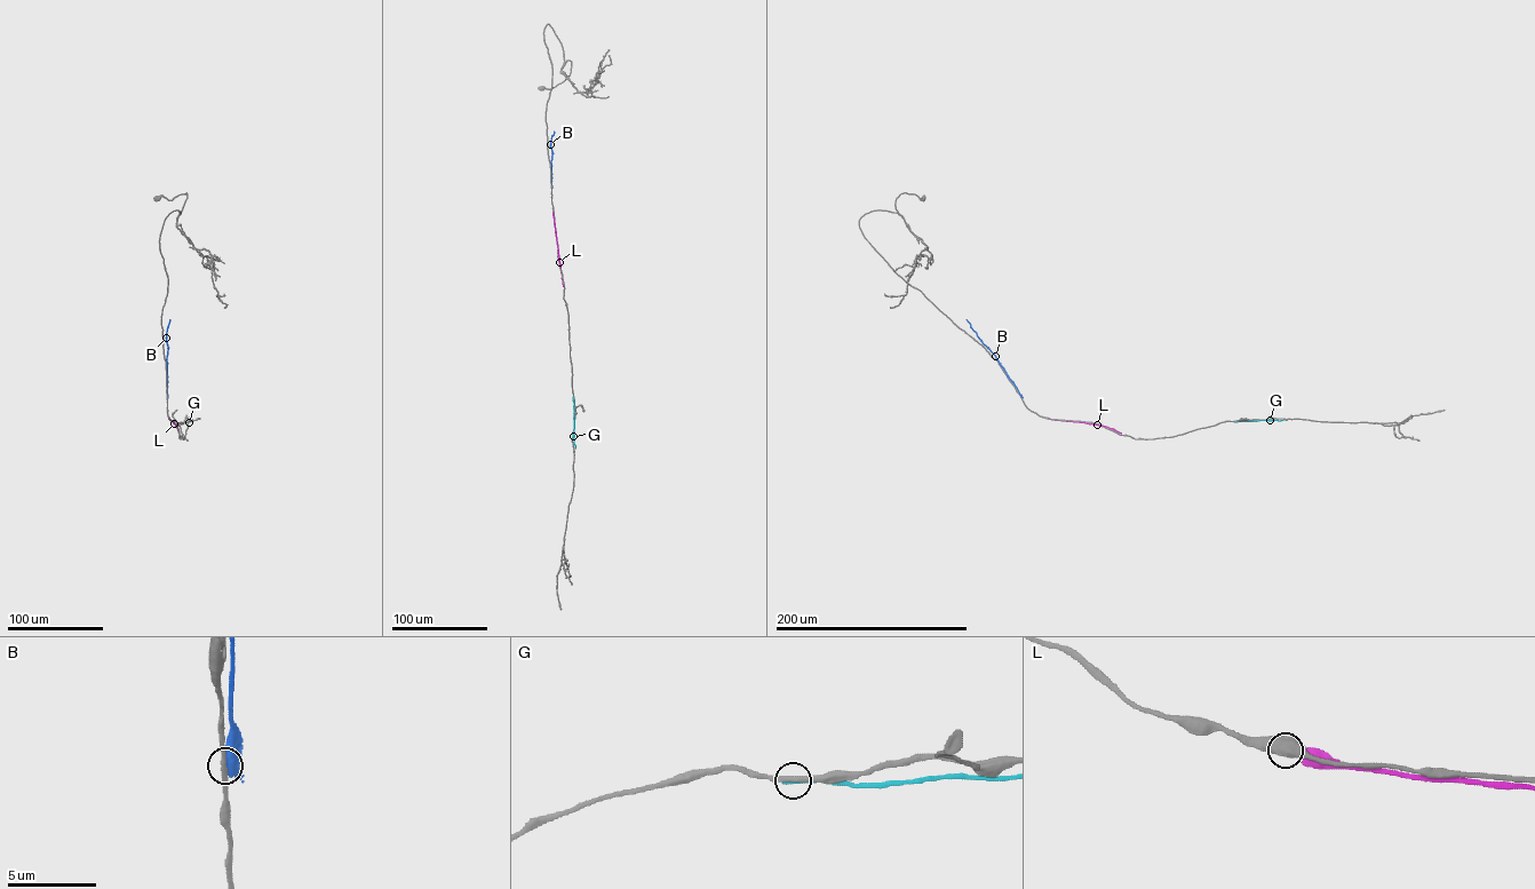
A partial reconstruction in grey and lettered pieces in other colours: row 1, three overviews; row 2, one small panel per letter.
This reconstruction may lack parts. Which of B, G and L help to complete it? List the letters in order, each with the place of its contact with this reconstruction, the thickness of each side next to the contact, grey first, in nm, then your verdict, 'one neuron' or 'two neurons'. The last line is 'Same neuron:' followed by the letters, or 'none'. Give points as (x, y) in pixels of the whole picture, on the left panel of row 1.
B: (167, 396) | 240/500 nm | two neurons
G: (189, 421) | 340/280 nm | two neurons
L: (168, 418) | 750/320 nm | two neurons
Same neuron: none

